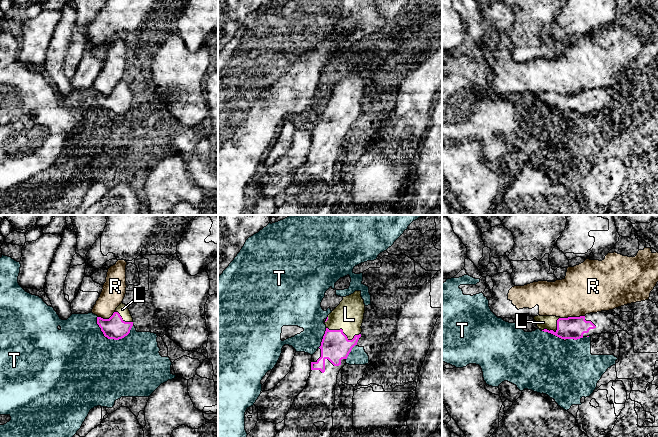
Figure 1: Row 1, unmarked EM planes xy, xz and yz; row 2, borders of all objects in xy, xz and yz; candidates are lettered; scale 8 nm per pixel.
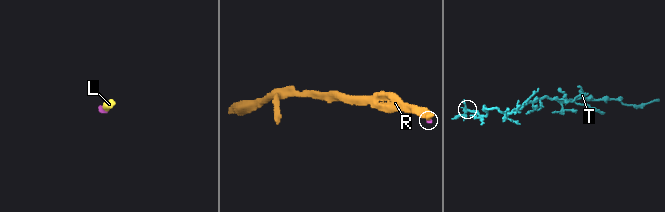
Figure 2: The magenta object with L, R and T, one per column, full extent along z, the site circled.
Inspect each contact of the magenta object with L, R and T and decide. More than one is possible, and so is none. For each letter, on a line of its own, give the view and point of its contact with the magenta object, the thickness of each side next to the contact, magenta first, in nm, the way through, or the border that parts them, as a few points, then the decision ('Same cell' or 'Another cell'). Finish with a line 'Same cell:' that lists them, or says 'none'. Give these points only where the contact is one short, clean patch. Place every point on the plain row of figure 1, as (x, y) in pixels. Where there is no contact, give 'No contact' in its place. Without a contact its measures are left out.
L: Touches magenta at xz (342, 108). Thickness 240 nm (magenta) against 240 nm. Path across: xz (335, 122), (342, 108), (343, 100), (349, 90). Same cell
R: Touches magenta at yz (572, 93). Thickness 180 nm (magenta) against 380 nm. Boundary: yz (584, 91), (560, 94). Another cell
T: Touches magenta at xy (122, 113). Thickness 180 nm (magenta) against 480 nm. Another cell
Same cell: L

